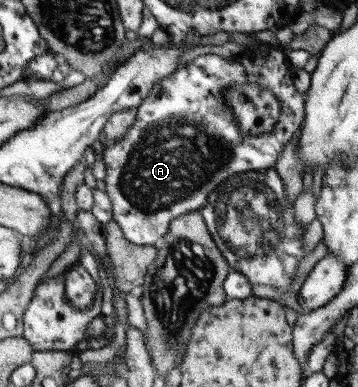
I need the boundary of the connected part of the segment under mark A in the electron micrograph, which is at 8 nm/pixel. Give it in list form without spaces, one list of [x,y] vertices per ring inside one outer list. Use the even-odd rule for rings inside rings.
[[[262,49],[255,53],[253,61],[229,60],[209,53],[199,55],[171,74],[157,79],[136,108],[136,115],[125,134],[101,150],[105,165],[104,192],[110,200],[112,219],[118,224],[123,238],[141,246],[156,244],[167,233],[171,220],[197,211],[205,204],[207,195],[232,174],[273,168],[282,148],[296,134],[304,115],[305,97],[293,86],[298,75],[300,73],[289,65],[280,50]],[[235,85],[257,85],[277,97],[277,122],[268,133],[240,133],[231,107],[223,102],[223,91],[229,91]]]

